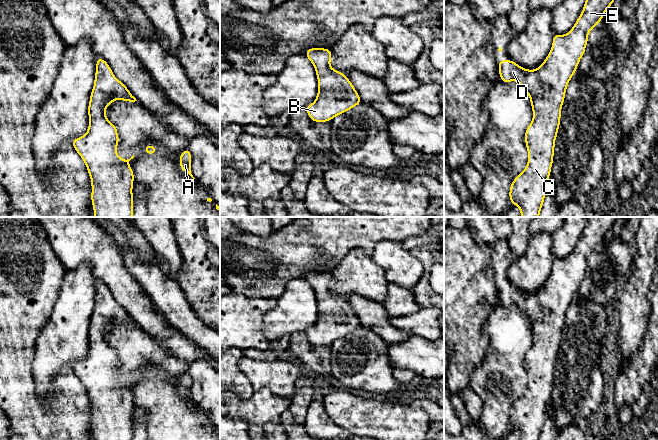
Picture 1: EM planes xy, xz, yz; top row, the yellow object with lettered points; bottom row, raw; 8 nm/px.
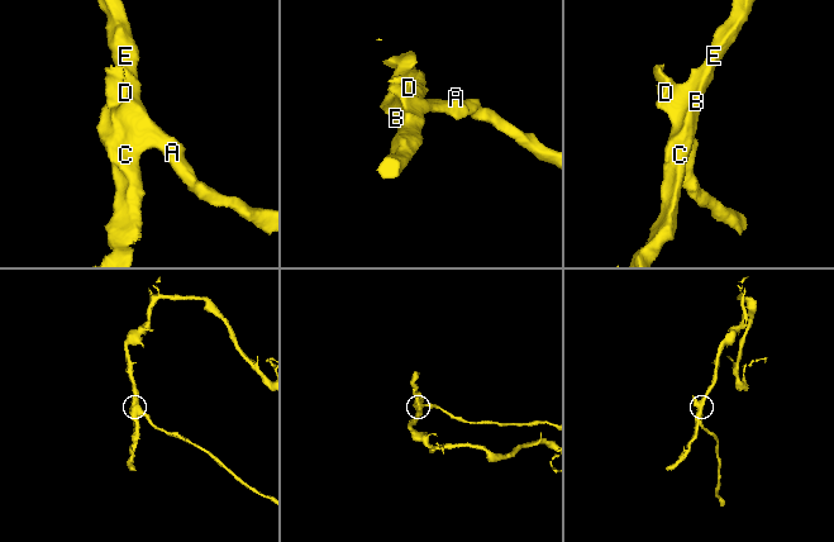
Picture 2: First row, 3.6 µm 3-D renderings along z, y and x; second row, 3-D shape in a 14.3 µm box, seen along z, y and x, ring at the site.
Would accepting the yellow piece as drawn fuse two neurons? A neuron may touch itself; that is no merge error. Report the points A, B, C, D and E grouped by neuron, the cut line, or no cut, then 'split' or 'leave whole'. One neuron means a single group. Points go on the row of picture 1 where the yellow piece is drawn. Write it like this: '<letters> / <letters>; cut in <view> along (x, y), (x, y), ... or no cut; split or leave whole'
A B C D E; no cut; leave whole

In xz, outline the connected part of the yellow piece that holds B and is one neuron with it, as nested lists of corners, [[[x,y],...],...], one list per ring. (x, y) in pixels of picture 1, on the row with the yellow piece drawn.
[[[309,48],[305,55],[313,64],[318,79],[317,97],[305,107],[312,121],[329,122],[361,103],[359,94],[346,75],[330,67],[331,49]]]

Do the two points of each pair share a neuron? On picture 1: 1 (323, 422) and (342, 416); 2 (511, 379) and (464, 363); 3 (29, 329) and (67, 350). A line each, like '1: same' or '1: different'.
1: different
2: different
3: different

